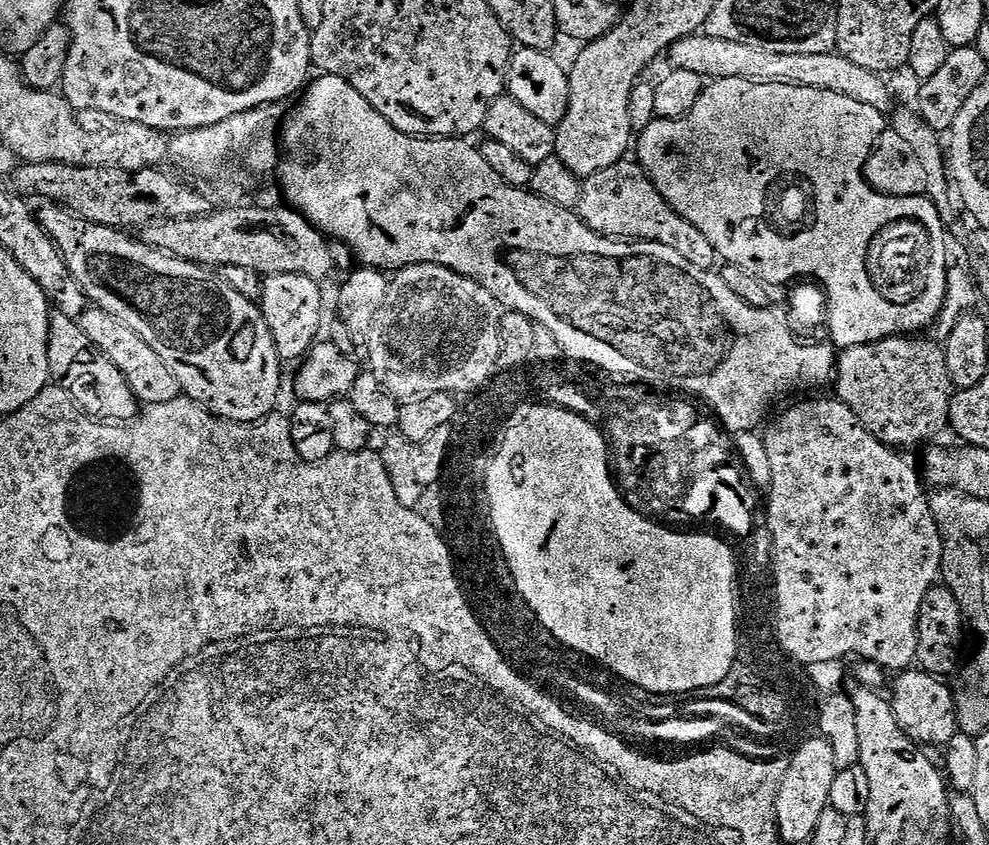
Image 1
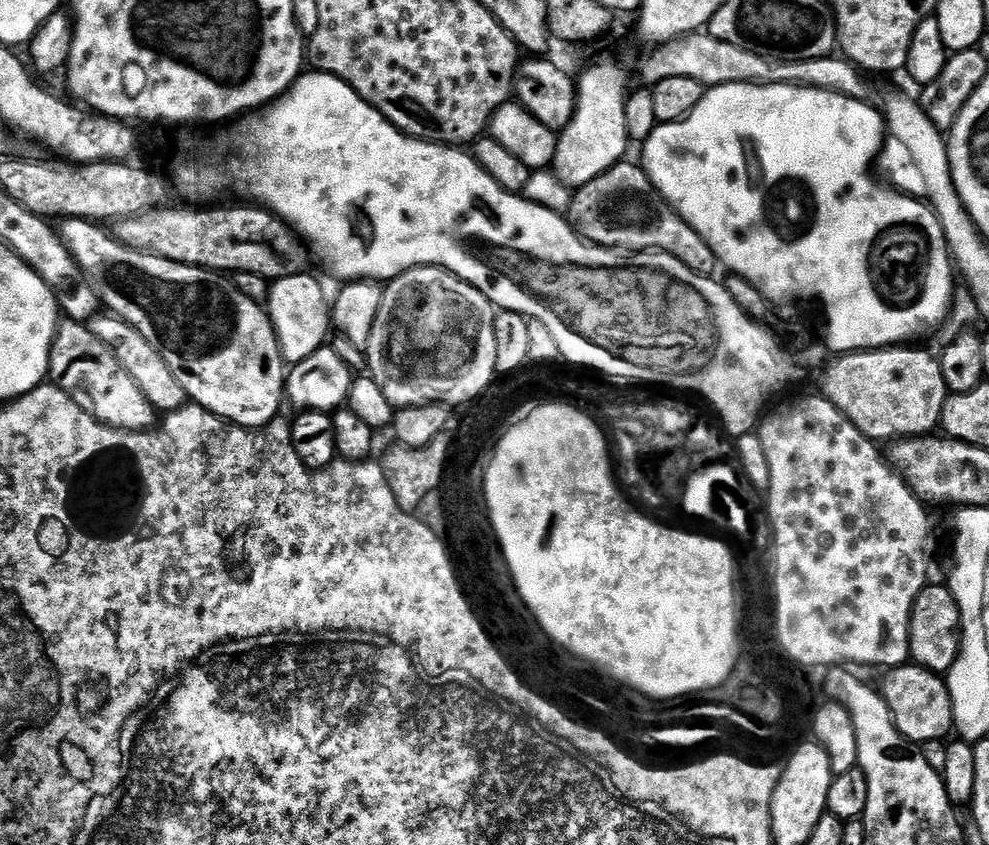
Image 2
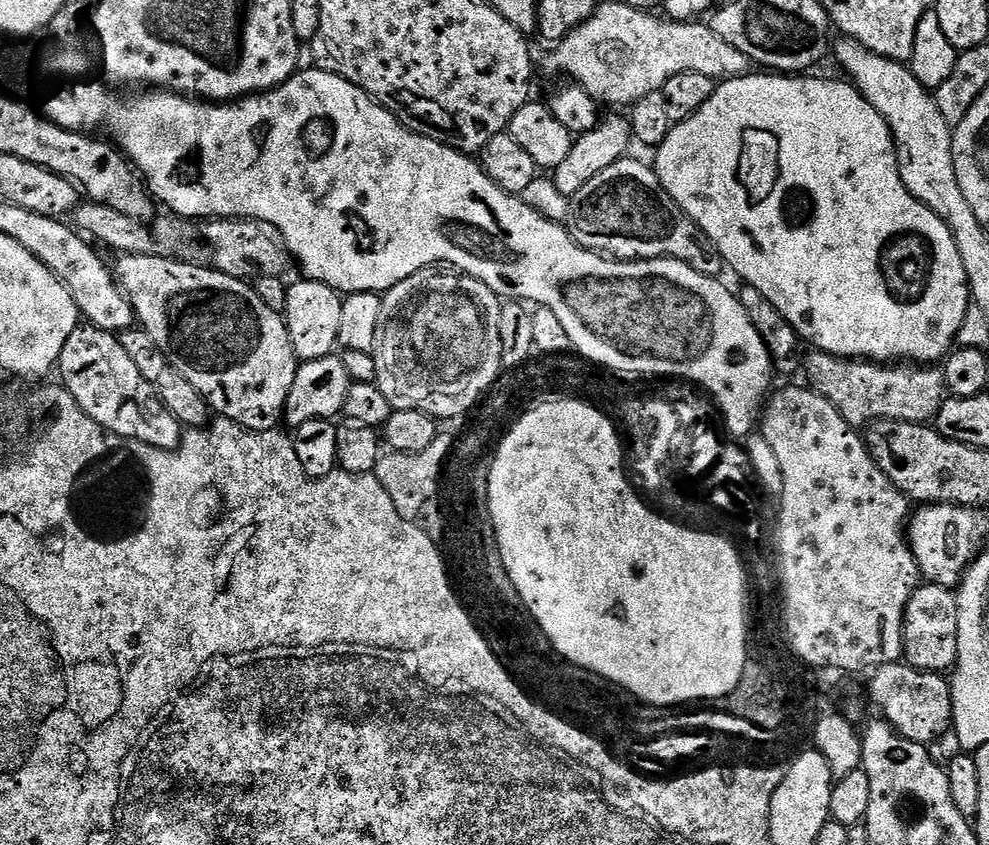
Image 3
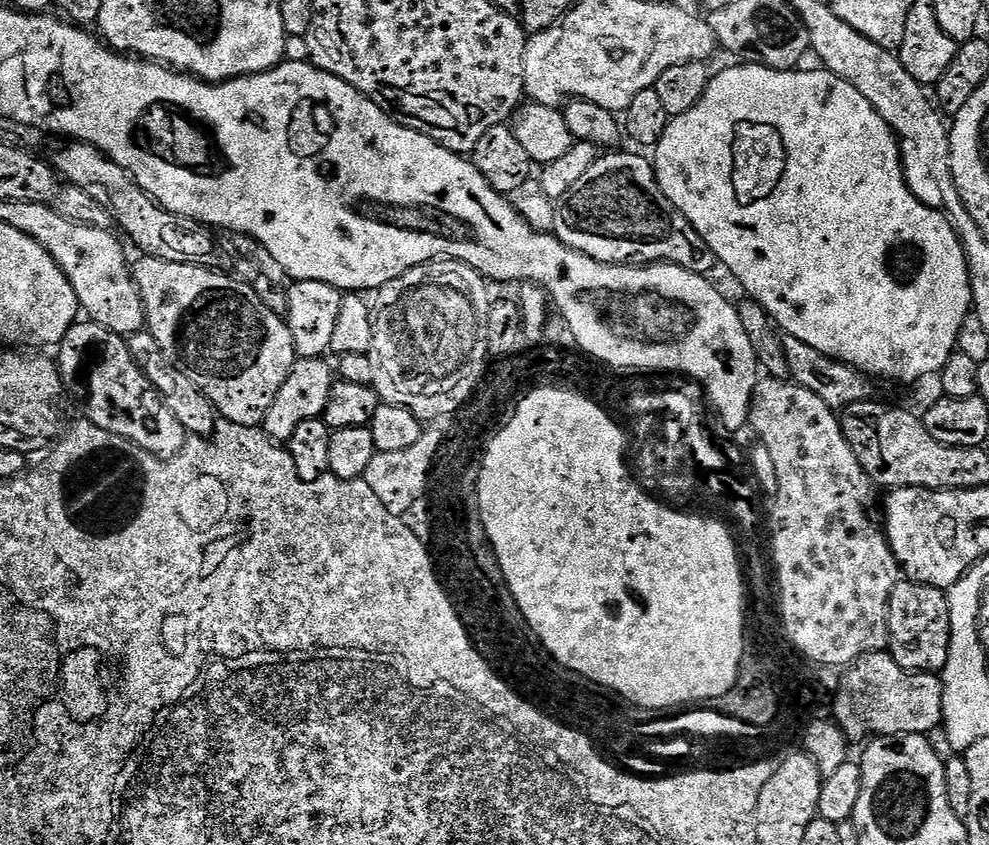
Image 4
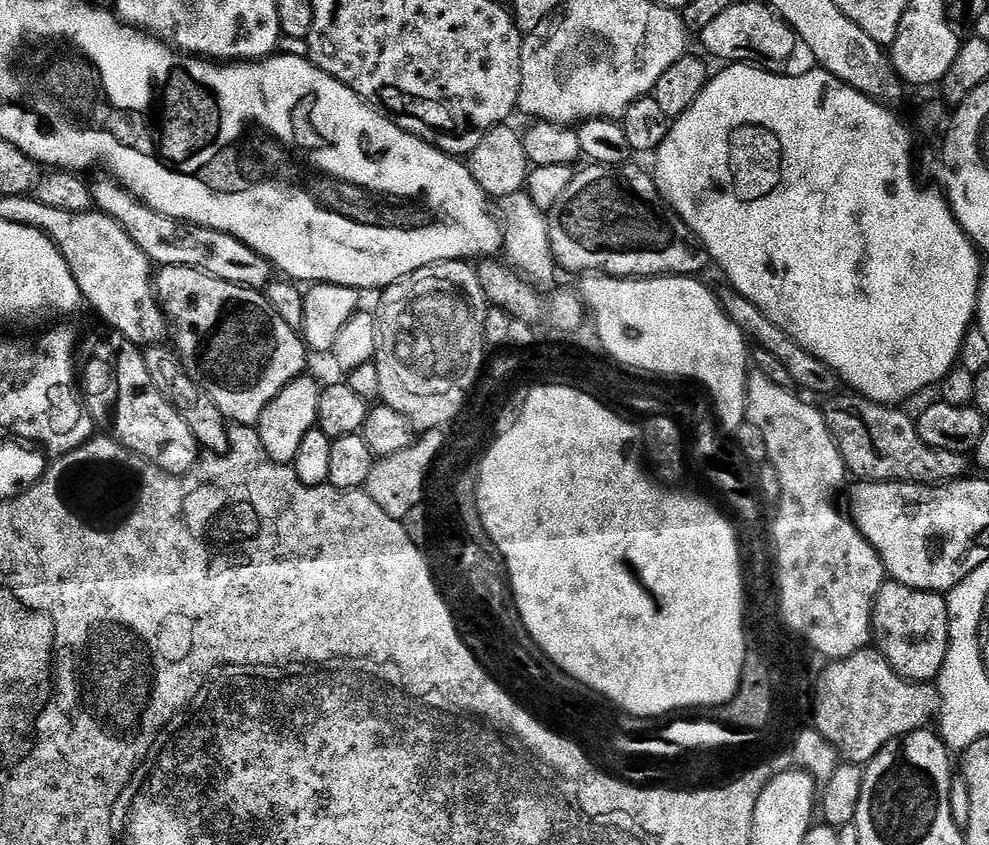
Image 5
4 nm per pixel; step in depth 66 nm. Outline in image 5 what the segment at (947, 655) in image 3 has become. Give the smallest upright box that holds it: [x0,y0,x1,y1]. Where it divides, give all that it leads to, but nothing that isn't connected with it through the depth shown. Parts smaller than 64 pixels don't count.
[872,582,950,682]

